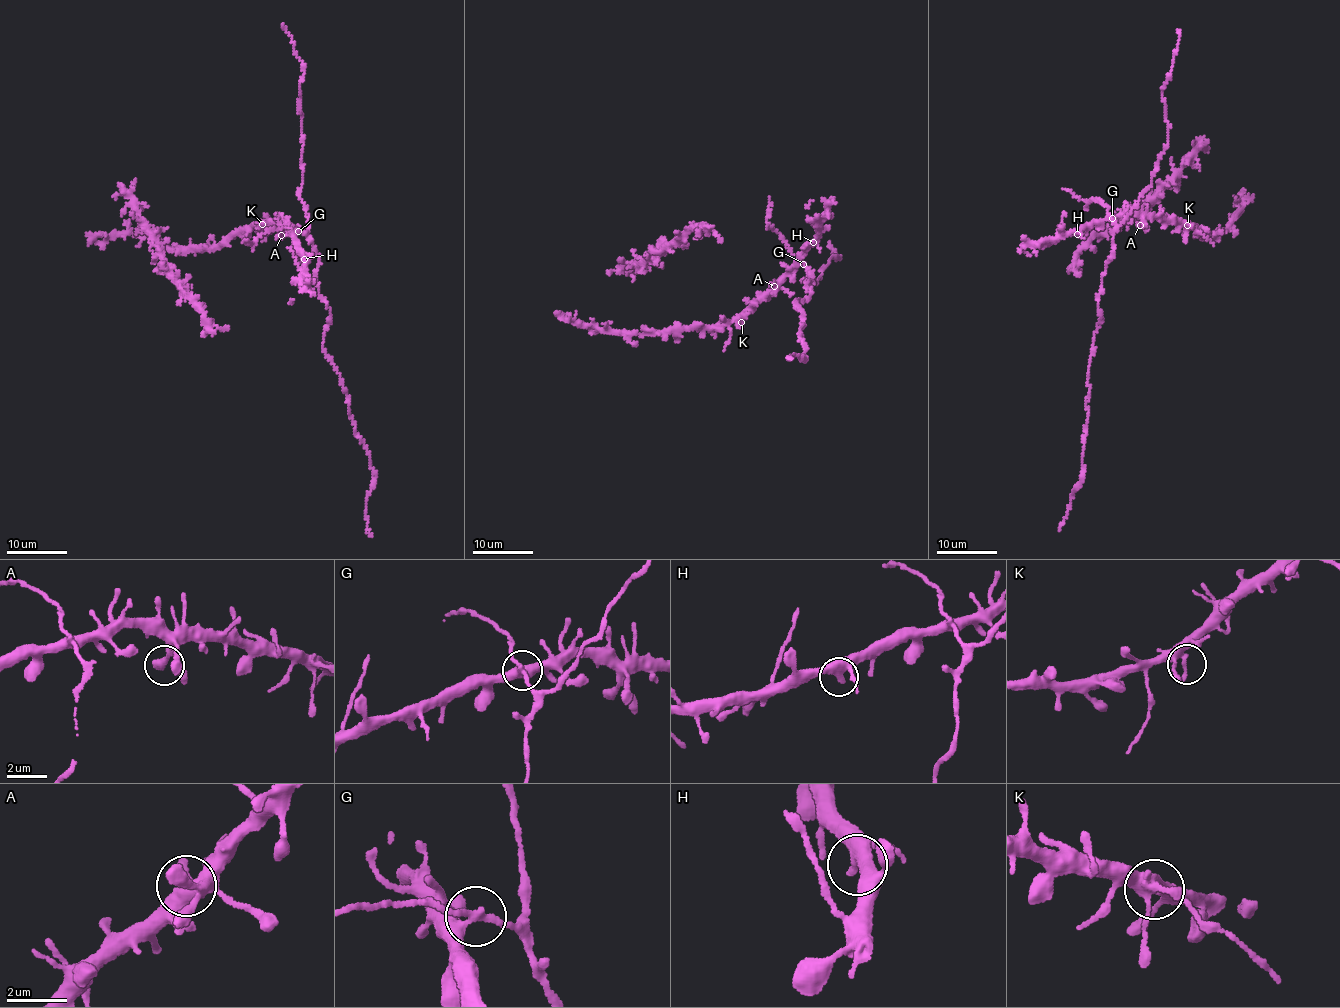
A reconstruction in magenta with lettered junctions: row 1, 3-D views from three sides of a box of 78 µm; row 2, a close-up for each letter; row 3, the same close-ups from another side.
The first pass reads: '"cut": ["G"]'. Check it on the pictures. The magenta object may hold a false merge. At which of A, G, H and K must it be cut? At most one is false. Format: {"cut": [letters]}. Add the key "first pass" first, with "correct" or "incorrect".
{"first pass": "incorrect", "cut": []}

